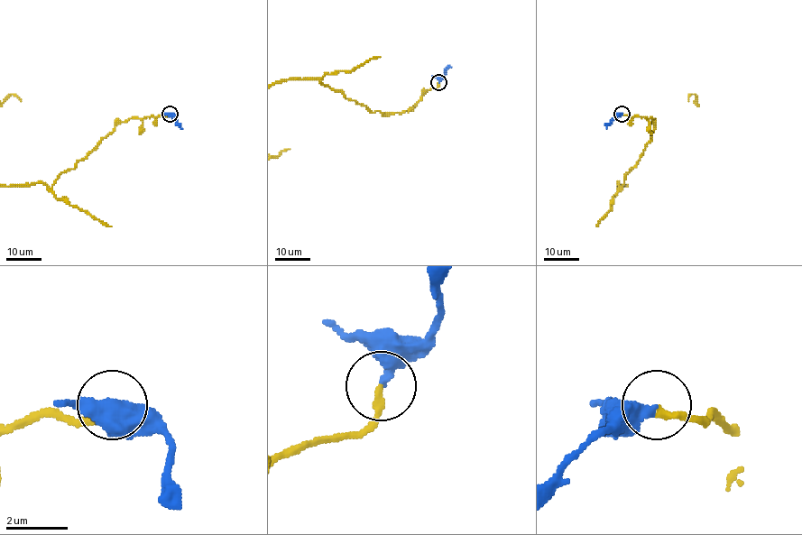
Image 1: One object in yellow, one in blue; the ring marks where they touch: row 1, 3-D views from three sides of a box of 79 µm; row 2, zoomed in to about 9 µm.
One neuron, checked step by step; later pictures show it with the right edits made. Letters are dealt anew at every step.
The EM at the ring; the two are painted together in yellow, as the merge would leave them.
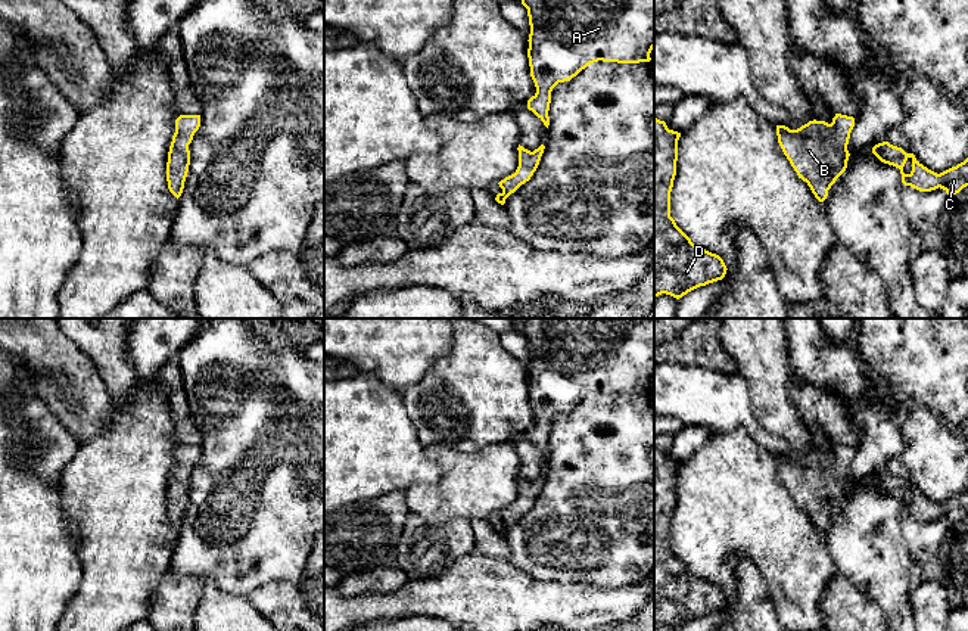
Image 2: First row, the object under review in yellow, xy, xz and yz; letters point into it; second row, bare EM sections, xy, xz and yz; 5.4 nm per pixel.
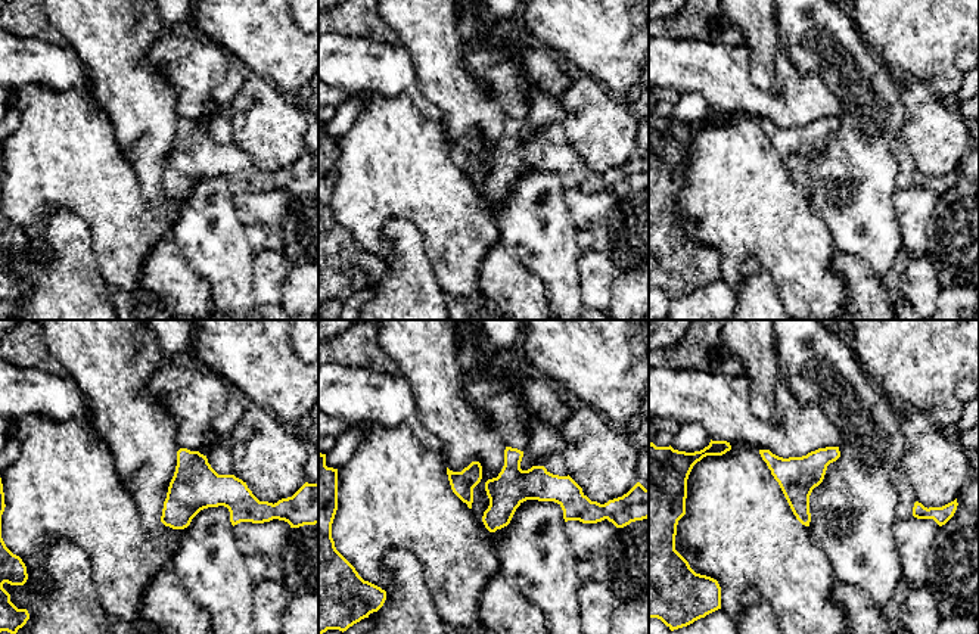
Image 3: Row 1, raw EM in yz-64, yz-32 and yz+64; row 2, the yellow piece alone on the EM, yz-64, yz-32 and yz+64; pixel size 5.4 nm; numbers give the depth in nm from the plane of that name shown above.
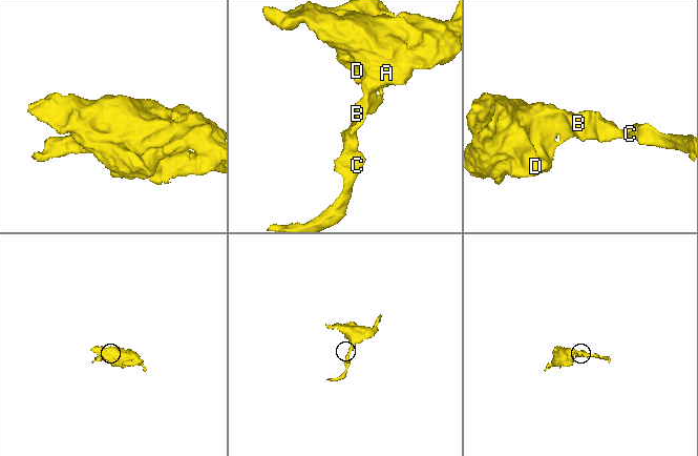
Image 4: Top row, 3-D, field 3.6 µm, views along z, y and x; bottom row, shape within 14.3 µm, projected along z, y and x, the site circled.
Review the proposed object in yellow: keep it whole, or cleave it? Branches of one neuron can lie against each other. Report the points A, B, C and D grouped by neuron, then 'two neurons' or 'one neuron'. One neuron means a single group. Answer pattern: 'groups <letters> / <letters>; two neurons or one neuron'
groups A B C D; one neuron

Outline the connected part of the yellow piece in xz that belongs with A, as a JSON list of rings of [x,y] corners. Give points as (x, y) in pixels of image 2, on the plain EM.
[[[511,318],[527,339],[529,397],[536,423],[527,430],[548,459],[551,422],[588,395],[603,392],[650,392],[654,379],[654,318]]]

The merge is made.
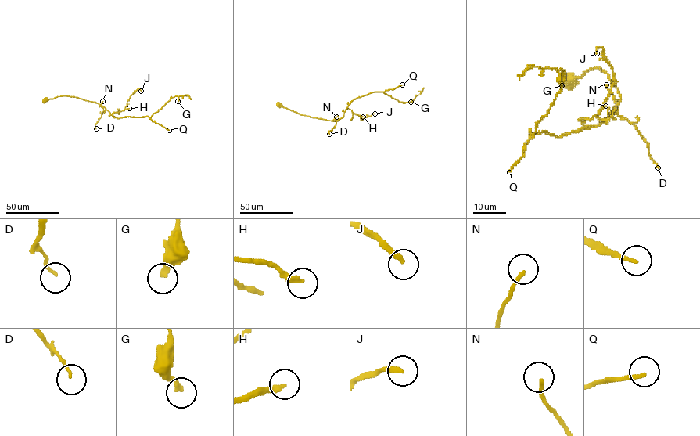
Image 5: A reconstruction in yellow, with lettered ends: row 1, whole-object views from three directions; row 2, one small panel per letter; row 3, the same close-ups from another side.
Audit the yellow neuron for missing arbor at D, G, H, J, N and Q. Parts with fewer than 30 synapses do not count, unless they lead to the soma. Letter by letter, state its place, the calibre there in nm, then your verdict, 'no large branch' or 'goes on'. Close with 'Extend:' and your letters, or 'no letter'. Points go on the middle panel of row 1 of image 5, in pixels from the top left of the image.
D: place (329, 134); calibre 100 nm; no large branch
G: place (411, 102); calibre 220 nm; no large branch
H: place (363, 117); calibre 240 nm; goes on
J: place (375, 113); calibre 240 nm; no large branch
N: place (336, 117); calibre 160 nm; no large branch
Q: place (402, 84); calibre 190 nm; goes on
Extend: H, Q

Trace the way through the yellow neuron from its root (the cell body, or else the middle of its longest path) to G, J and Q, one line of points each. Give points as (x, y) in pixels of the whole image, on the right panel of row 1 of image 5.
G: (569, 84), (599, 68), (619, 102), (597, 125), (530, 138), (561, 89), (561, 70), (561, 85)
J: (569, 84), (604, 71), (620, 95), (611, 114), (583, 124), (615, 81), (603, 49), (597, 53)
Q: (569, 84), (599, 68), (618, 89), (619, 102), (597, 125), (560, 137), (530, 130), (522, 156), (509, 172)

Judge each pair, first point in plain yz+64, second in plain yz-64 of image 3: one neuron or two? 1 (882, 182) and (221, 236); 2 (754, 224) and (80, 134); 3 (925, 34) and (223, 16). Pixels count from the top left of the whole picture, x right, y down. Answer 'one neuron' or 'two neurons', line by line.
1: one neuron
2: one neuron
3: one neuron

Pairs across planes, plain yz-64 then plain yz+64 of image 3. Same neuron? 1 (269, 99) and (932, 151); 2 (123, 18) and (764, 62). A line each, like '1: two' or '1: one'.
1: one
2: one

